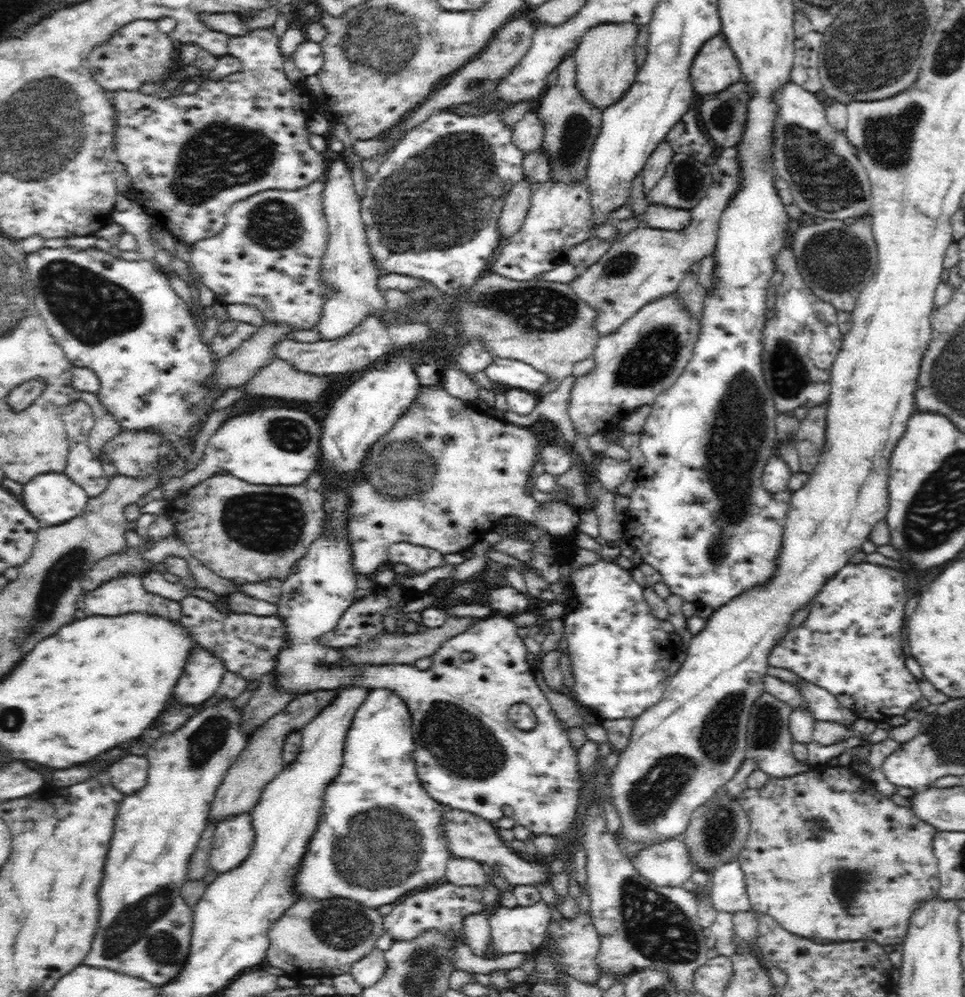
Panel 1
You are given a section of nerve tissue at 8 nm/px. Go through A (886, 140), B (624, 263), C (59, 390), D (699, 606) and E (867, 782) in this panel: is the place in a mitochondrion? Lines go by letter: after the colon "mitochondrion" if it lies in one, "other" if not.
A: mitochondrion
B: mitochondrion
C: other
D: other
E: other

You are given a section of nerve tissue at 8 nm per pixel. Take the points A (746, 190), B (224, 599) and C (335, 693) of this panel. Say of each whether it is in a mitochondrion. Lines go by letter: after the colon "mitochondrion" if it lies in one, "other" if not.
A: other
B: other
C: other

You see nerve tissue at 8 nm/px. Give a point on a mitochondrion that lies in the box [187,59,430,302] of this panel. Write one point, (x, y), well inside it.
(274, 224)

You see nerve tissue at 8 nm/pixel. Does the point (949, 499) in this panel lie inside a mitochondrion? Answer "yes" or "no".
yes

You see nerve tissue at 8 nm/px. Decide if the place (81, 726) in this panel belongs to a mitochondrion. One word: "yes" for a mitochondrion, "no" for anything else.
no

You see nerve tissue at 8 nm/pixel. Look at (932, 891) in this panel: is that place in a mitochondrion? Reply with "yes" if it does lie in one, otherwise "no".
no

